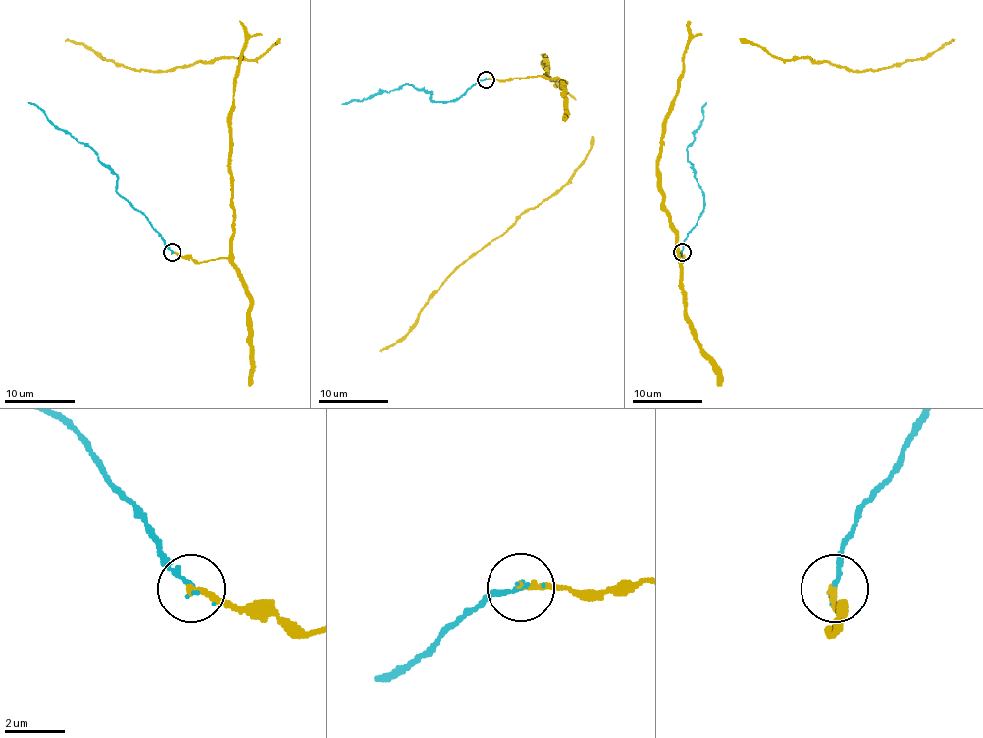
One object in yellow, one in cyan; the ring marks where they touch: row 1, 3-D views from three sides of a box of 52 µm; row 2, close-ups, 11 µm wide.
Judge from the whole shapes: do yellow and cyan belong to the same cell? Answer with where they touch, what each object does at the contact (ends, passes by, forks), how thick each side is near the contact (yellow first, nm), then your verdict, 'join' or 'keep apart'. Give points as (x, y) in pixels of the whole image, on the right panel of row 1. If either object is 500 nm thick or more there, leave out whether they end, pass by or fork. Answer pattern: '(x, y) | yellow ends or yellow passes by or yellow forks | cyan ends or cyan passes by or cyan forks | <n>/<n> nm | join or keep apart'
(682, 252) | yellow ends | cyan ends | 220/160 nm | join

